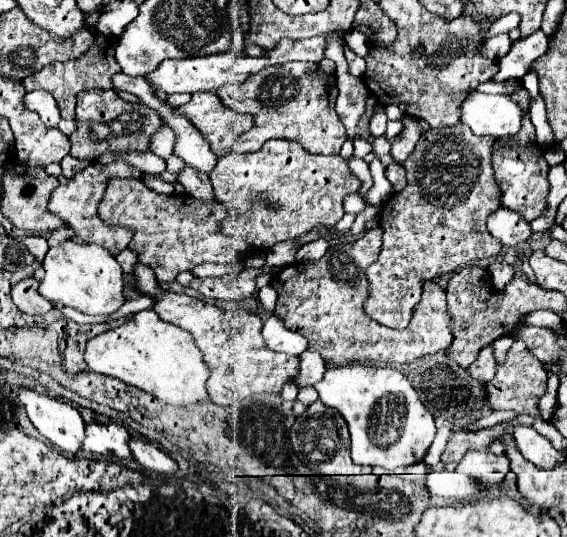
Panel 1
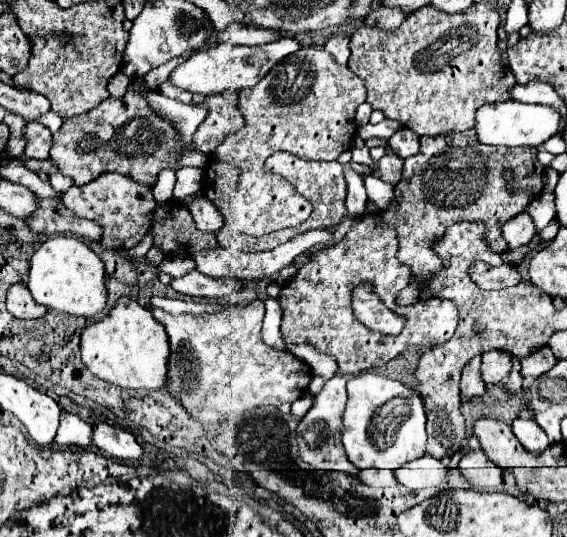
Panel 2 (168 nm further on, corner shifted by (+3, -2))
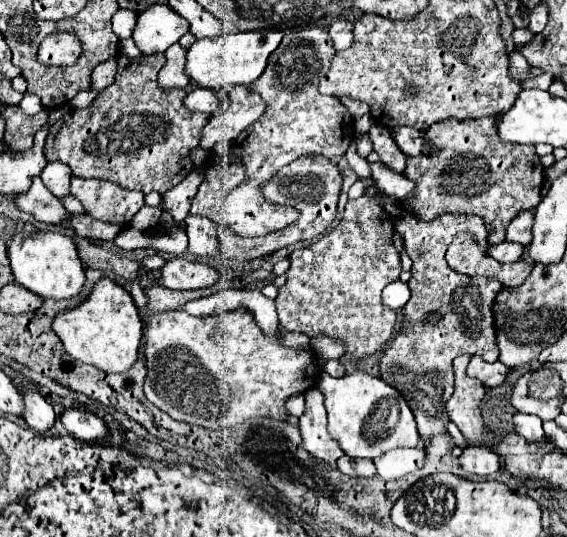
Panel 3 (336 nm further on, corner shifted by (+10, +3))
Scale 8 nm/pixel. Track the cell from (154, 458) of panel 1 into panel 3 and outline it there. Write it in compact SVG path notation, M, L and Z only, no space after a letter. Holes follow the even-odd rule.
M64 409L58 419L64 425L64 429L80 441L100 441L106 437L104 421L88 411Z

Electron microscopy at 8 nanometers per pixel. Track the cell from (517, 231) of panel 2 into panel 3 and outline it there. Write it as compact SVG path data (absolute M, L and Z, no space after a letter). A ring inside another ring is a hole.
M522 211L508 227L506 231L506 241L512 241L512 243L520 243L524 247L530 245L532 241L532 213L530 211Z

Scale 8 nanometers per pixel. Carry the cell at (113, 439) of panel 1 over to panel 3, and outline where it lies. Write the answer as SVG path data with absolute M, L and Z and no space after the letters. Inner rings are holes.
M24 391L22 399L26 405L26 417L22 417L26 425L38 433L46 433L56 423L52 405L36 391Z

